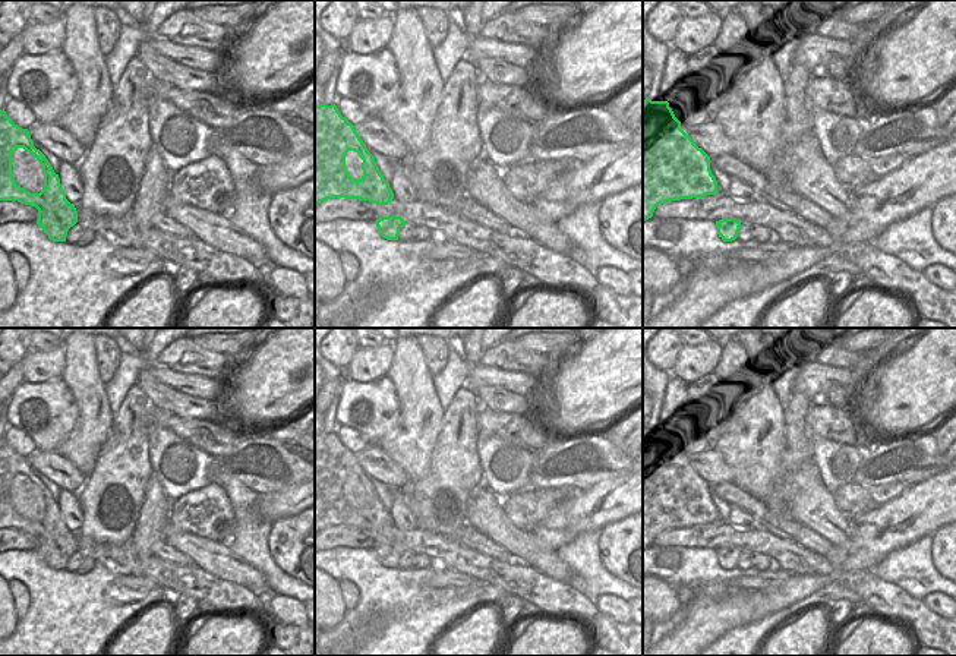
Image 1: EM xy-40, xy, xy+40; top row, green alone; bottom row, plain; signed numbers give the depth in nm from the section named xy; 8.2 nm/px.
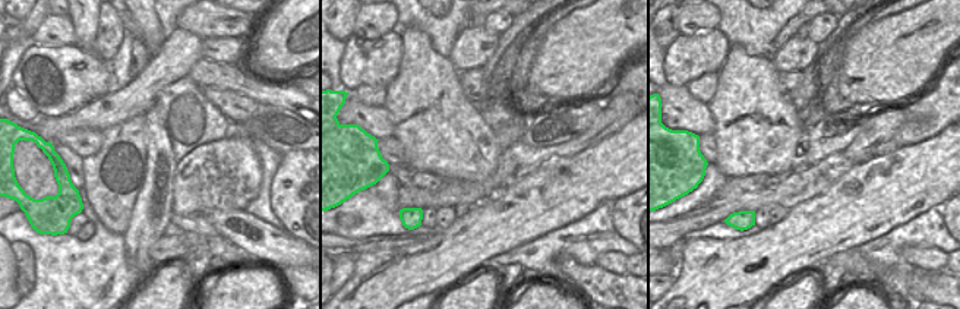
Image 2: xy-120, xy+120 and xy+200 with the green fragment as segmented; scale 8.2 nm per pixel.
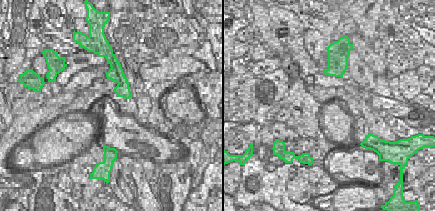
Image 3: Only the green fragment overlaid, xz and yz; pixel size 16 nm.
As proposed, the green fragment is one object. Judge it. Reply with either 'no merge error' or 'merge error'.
merge error

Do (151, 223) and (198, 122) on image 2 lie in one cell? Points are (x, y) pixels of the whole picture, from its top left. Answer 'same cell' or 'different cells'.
different cells

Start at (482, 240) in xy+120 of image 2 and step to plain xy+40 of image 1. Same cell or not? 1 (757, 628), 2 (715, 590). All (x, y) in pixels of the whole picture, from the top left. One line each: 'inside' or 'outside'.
1: outside
2: outside

